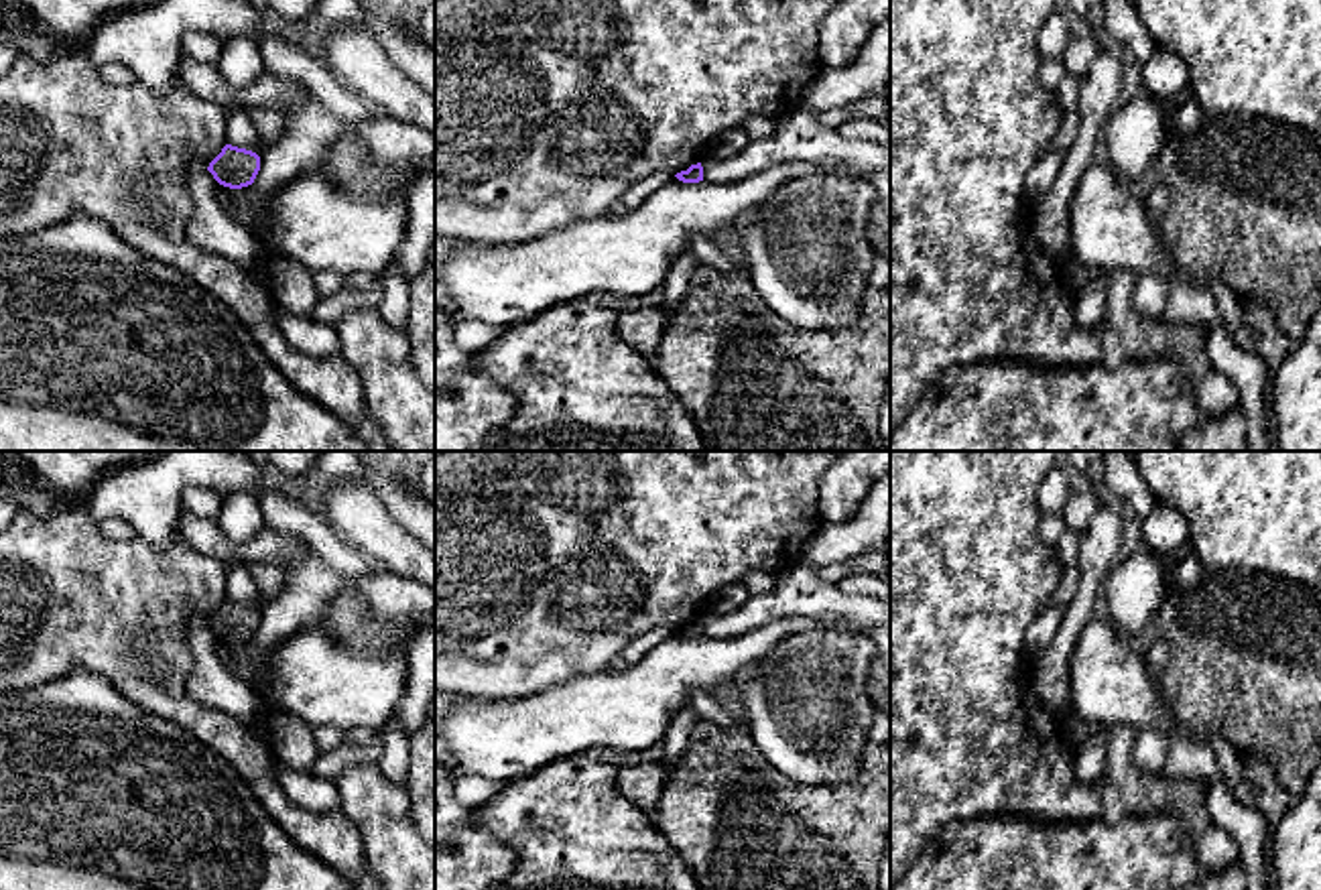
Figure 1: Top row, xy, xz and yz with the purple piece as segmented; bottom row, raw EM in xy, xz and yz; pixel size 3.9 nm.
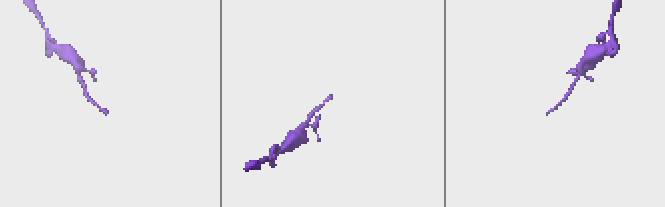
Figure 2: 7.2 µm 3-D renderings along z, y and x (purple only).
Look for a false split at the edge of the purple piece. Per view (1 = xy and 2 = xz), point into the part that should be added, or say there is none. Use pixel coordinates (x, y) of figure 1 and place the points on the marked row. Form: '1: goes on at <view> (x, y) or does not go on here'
1: does not go on here
2: does not go on here

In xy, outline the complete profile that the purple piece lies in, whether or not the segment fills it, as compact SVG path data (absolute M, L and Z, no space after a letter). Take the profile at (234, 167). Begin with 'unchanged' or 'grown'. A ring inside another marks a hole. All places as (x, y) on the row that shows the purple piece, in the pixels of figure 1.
unchanged; M226 144L207 171L219 185L242 189L254 183L260 171L260 156L252 150Z

